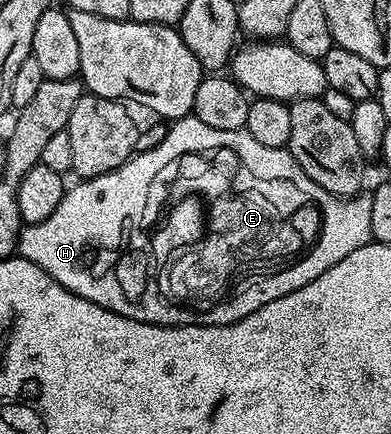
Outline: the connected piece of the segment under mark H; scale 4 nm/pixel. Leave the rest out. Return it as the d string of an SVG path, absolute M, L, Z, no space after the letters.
M108 171L94 179L81 179L74 187L72 184L66 190L63 201L59 201L59 205L55 205L55 213L51 213L51 217L38 223L22 226L21 237L17 241L17 251L20 258L39 265L39 269L43 269L43 273L47 273L52 279L59 281L59 285L63 285L63 289L140 323L154 323L160 327L182 327L183 325L210 327L213 324L234 323L255 313L255 309L267 305L267 301L275 301L279 297L287 297L287 293L291 293L295 289L303 289L303 285L315 281L315 277L319 277L319 273L327 273L327 269L331 269L331 265L343 261L343 257L347 257L347 253L355 253L355 249L367 245L373 238L371 201L368 194L358 193L352 197L332 195L327 193L327 189L323 189L316 183L313 186L313 195L317 195L317 199L321 199L321 203L325 203L325 215L319 220L321 243L317 245L317 253L312 253L307 259L304 259L304 262L297 263L292 269L277 274L277 283L272 278L252 279L247 286L239 289L238 295L230 299L228 305L222 305L214 311L199 313L197 310L178 309L171 305L171 297L169 297L171 287L169 287L165 275L159 275L155 269L147 269L147 267L151 267L151 263L147 264L147 253L155 253L155 245L149 245L149 241L157 241L157 239L153 239L153 235L147 235L143 231L139 232L139 235L133 235L133 247L129 247L129 255L125 255L125 247L121 247L121 255L117 255L117 211L121 211L121 199L117 199L117 179L121 179L121 175Z

